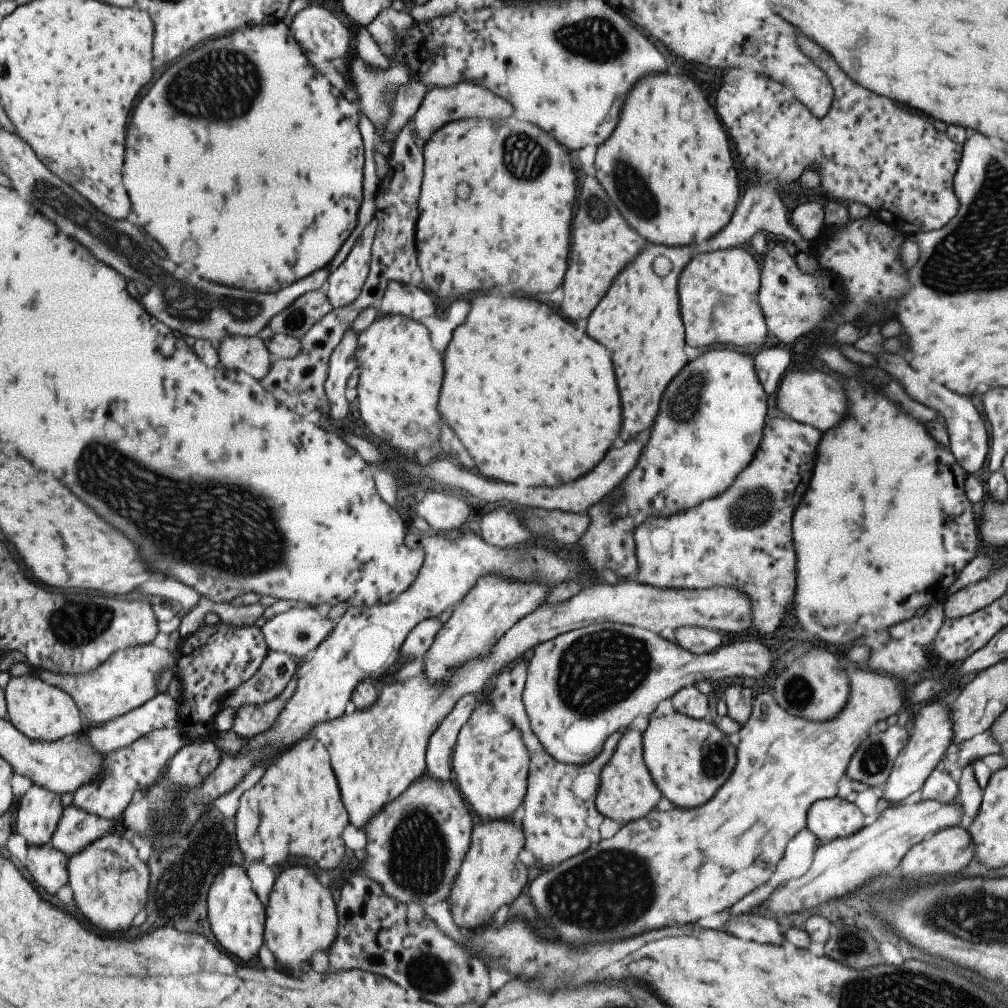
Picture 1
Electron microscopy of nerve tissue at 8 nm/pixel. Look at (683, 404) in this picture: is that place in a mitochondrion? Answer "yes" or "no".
yes

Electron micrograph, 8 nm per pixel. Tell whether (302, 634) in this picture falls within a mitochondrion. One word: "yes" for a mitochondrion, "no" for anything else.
yes

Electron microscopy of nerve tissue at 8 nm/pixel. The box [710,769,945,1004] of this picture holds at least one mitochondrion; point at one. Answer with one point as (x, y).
(852, 944)

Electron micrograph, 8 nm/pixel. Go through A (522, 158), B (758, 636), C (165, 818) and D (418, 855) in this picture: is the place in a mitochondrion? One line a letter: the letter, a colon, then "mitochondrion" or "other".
A: mitochondrion
B: other
C: mitochondrion
D: mitochondrion

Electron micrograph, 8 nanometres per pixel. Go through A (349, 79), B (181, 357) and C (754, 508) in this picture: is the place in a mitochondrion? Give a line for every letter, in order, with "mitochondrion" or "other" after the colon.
A: other
B: other
C: mitochondrion

